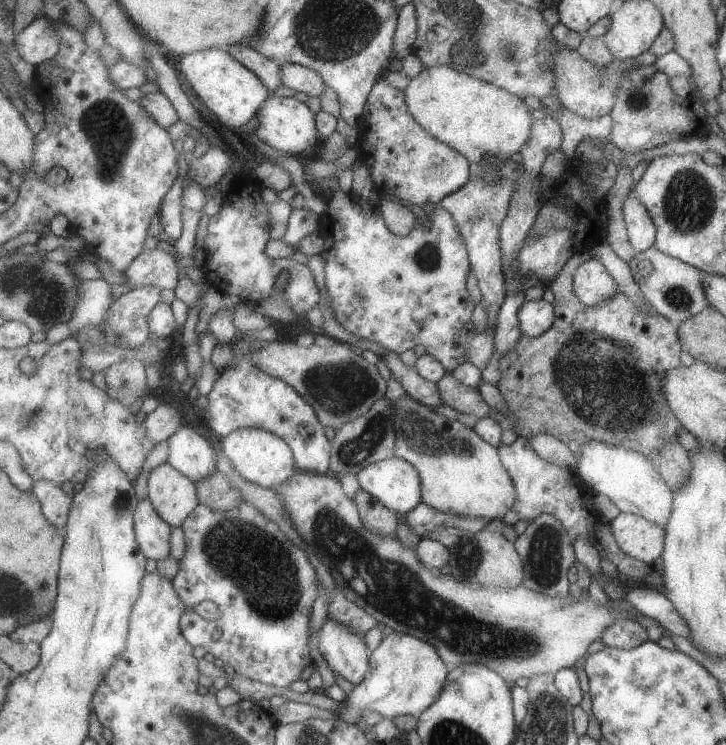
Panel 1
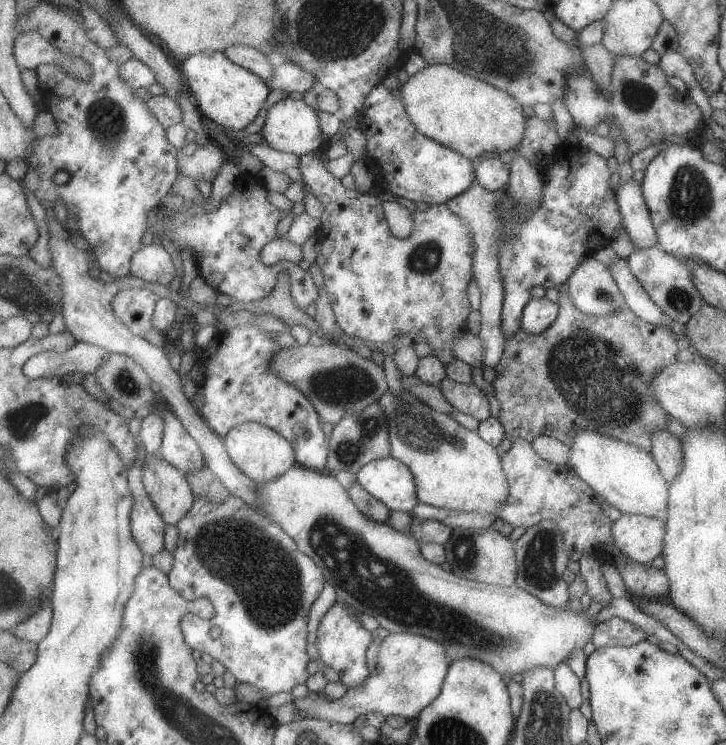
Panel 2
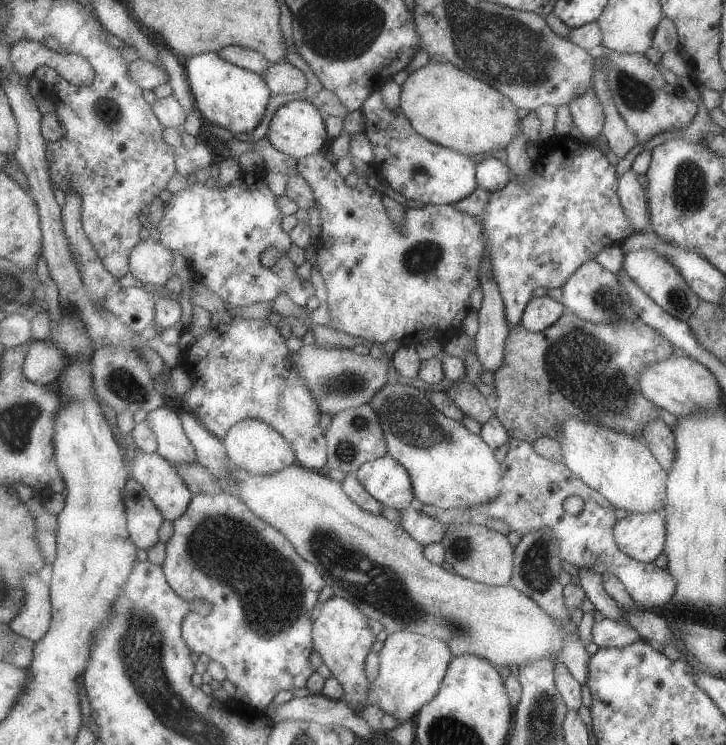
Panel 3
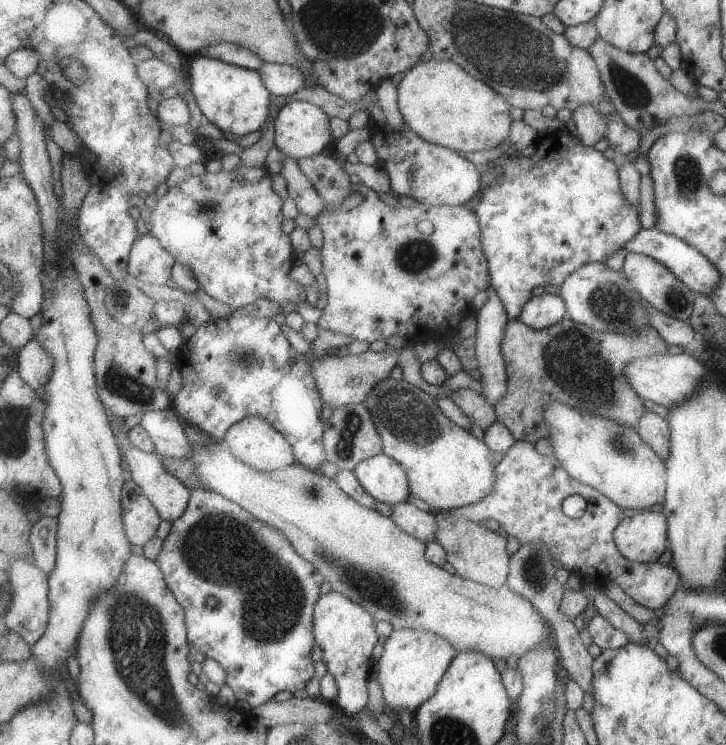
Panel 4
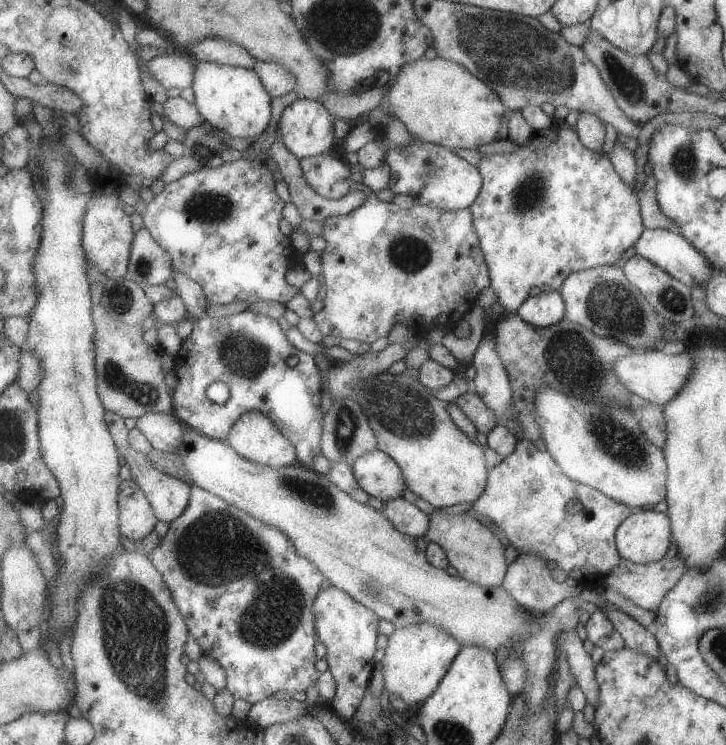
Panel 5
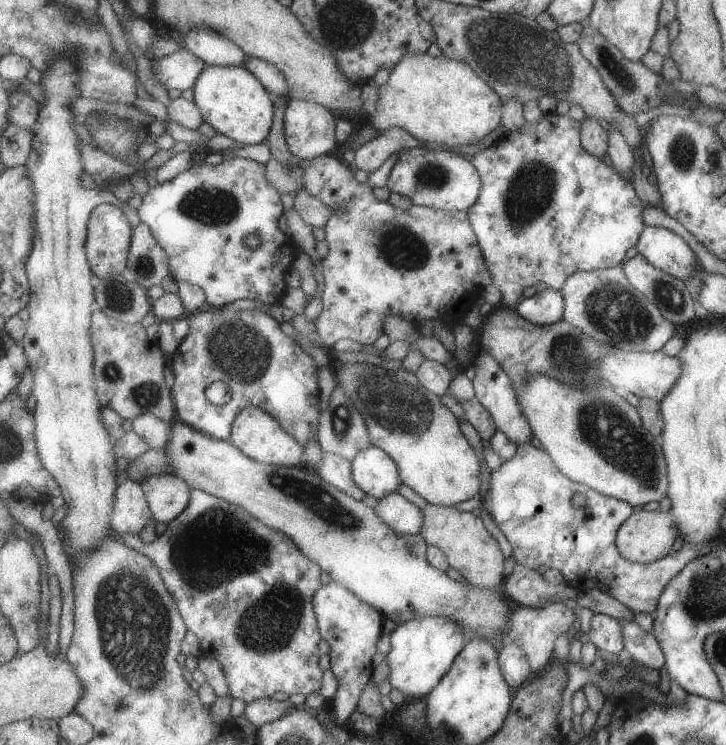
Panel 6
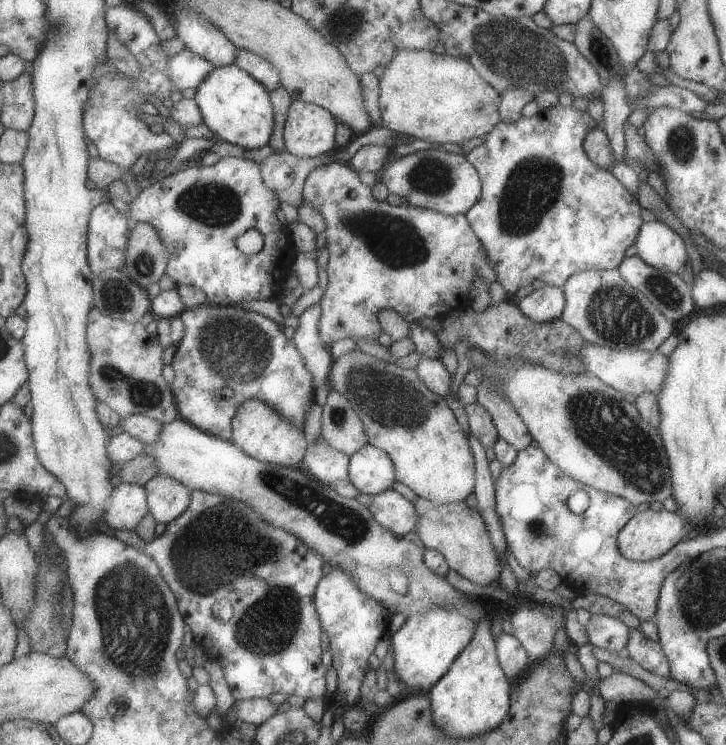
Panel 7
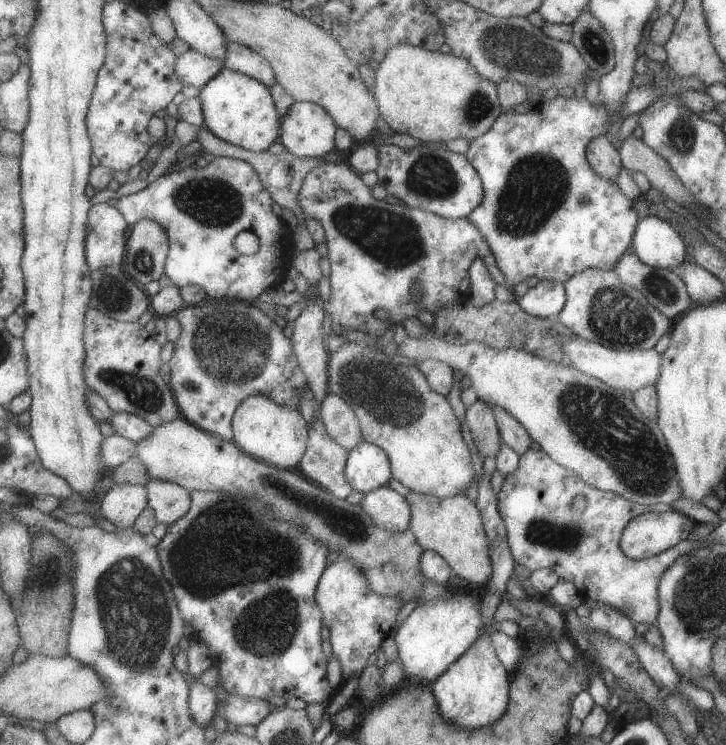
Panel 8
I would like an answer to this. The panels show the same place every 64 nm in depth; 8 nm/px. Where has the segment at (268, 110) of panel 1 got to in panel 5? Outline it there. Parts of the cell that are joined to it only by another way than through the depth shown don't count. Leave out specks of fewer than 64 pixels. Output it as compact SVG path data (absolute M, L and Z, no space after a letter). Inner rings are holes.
M298 98L284 108L277 125L277 134L296 157L314 157L333 148L336 137L335 122L336 118L321 101Z

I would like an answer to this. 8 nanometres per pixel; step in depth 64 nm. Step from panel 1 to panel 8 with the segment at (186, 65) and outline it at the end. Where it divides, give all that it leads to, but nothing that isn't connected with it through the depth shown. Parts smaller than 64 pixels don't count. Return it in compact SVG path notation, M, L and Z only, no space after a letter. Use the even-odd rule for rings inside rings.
M225 66L201 89L199 98L205 126L219 138L258 153L267 151L273 142L279 141L283 119L272 90L260 80Z

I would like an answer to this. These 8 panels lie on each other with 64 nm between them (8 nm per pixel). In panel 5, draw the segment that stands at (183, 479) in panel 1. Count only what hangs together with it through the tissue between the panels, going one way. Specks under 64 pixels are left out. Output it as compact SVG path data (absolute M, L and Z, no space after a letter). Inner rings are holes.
M107 411L106 418L112 435L116 439L120 454L129 464L131 478L135 479L135 482L145 491L156 510L159 520L169 523L176 521L188 509L192 497L192 486L173 475L165 474L153 464L148 454L140 453L137 449L134 449L130 443L130 431L127 430L127 424L125 424L125 419L122 416L115 414L113 411Z

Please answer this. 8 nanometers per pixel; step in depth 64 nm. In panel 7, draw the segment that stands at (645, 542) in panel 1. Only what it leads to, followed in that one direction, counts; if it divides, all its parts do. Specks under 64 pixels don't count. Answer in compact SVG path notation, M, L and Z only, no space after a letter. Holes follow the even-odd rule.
M642 507L621 527L616 538L616 545L627 560L648 561L664 555L689 530L691 530L690 526L681 520L675 511L669 512L663 508L660 511L653 511Z

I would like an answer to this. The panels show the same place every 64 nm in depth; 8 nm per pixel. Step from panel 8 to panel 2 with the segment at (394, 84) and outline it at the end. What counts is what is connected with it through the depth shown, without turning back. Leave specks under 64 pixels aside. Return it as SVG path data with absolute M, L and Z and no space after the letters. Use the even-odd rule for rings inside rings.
M449 64L428 65L416 76L410 76L402 88L402 93L409 118L417 126L417 130L458 154L464 155L465 158L475 160L483 152L493 152L494 155L499 156L502 152L516 149L523 138L526 118L523 116L523 108L516 100L504 91L473 78L472 75L464 74L463 71L456 70Z

